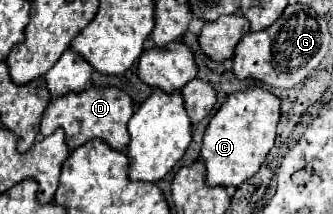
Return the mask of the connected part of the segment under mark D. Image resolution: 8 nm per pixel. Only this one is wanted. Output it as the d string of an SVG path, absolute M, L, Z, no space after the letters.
M91 86L79 94L65 94L63 98L55 98L55 102L51 102L43 114L41 134L49 136L55 132L55 128L63 128L67 134L69 150L75 150L93 138L109 142L115 150L125 150L129 144L127 122L133 116L133 108L135 102L127 92L115 86Z

